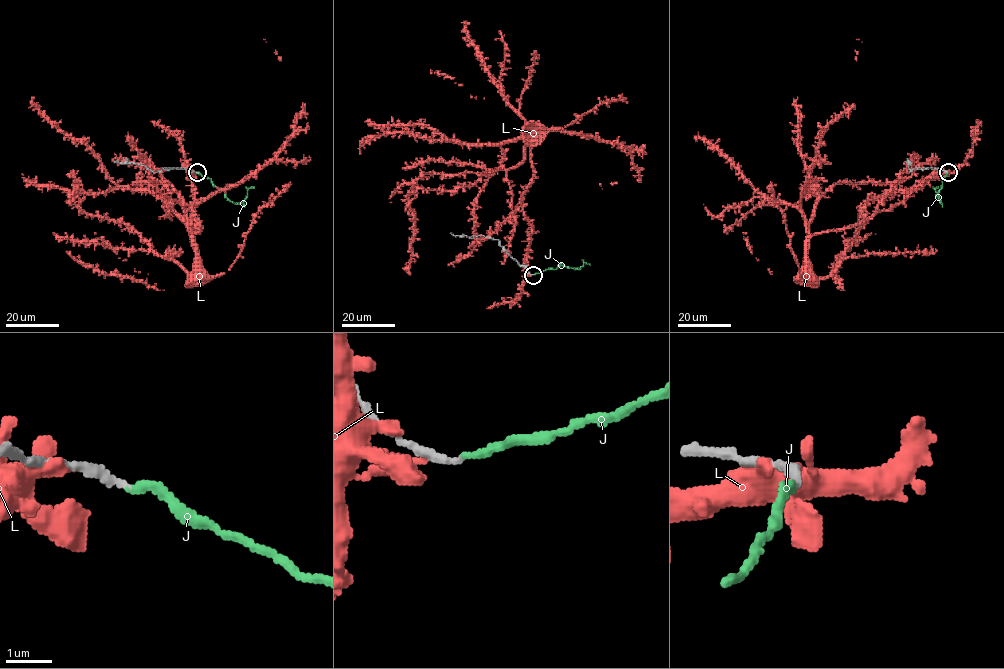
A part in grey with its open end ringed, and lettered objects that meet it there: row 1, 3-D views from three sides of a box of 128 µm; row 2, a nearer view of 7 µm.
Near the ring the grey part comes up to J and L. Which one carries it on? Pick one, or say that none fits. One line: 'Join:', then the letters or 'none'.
Join: none

